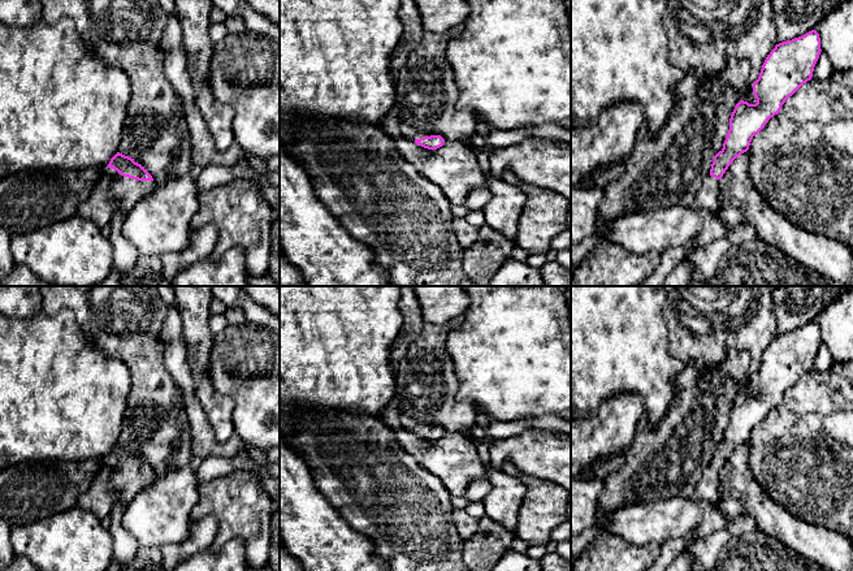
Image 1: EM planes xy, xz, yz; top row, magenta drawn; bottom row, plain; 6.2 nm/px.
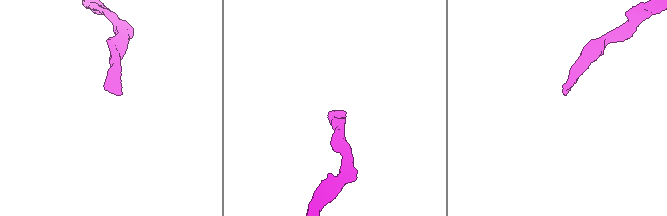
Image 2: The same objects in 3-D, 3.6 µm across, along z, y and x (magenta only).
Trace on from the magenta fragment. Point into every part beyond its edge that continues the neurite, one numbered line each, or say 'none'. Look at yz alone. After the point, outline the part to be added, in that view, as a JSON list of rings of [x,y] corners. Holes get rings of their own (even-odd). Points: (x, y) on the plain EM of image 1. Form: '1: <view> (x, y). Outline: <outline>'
1: yz (706, 489). Outline: [[[707,466],[698,483],[694,485],[694,493],[690,498],[693,501],[705,501],[707,503],[715,505],[719,501],[719,488],[719,471]]]

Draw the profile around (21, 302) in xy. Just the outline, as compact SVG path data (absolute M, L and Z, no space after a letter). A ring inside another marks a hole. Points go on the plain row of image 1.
M0 286L0 313L26 319L43 310L39 286Z

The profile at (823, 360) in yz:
M820 342L819 350L814 358L813 371L818 373L827 372L832 365L835 365L835 360L828 347Z

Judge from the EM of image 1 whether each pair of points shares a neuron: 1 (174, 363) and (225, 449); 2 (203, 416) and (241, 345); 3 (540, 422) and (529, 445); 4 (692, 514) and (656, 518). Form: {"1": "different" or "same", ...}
{"1": "same", "2": "different", "3": "different", "4": "same"}

